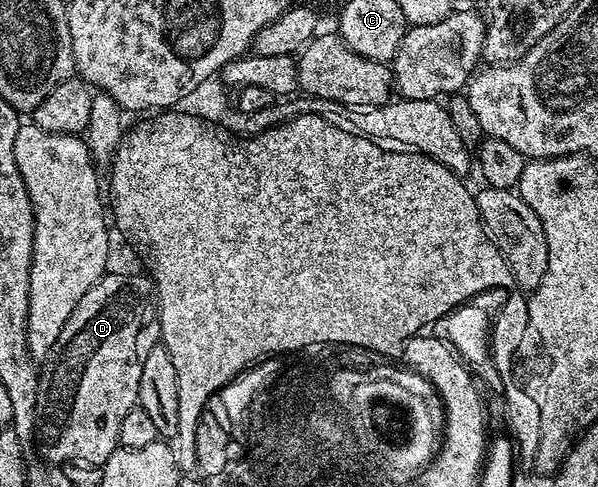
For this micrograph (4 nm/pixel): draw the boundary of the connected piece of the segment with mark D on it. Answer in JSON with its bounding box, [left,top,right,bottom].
[35,275,160,467]

